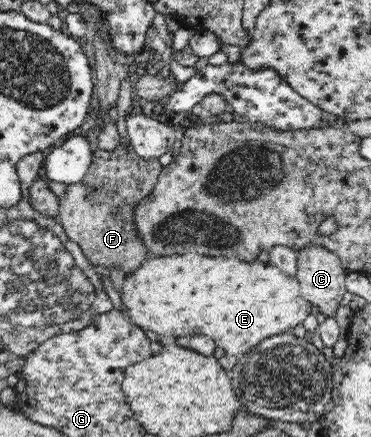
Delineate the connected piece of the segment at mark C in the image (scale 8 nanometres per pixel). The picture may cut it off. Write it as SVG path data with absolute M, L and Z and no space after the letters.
M308 246L297 251L297 280L300 297L316 307L325 317L334 317L344 295L347 272L341 266L340 257L322 246Z

